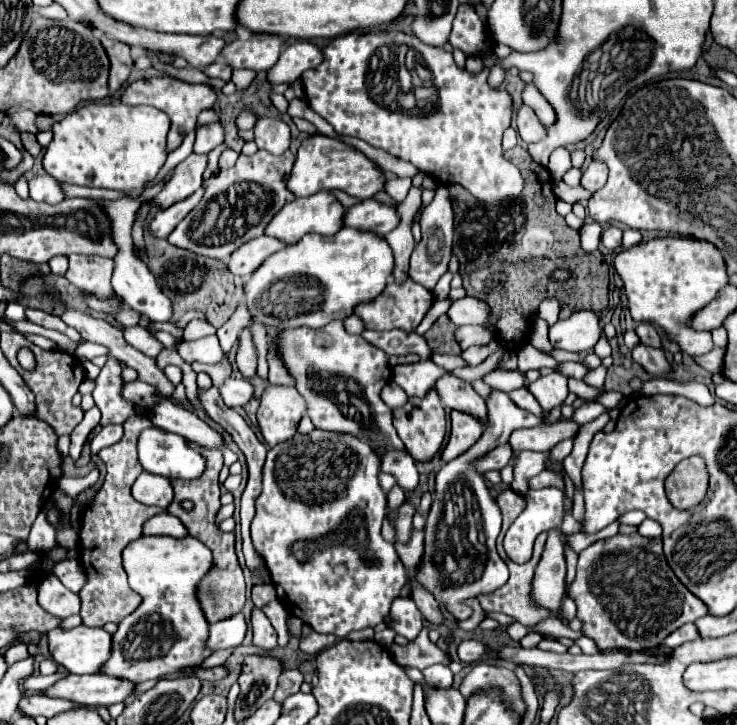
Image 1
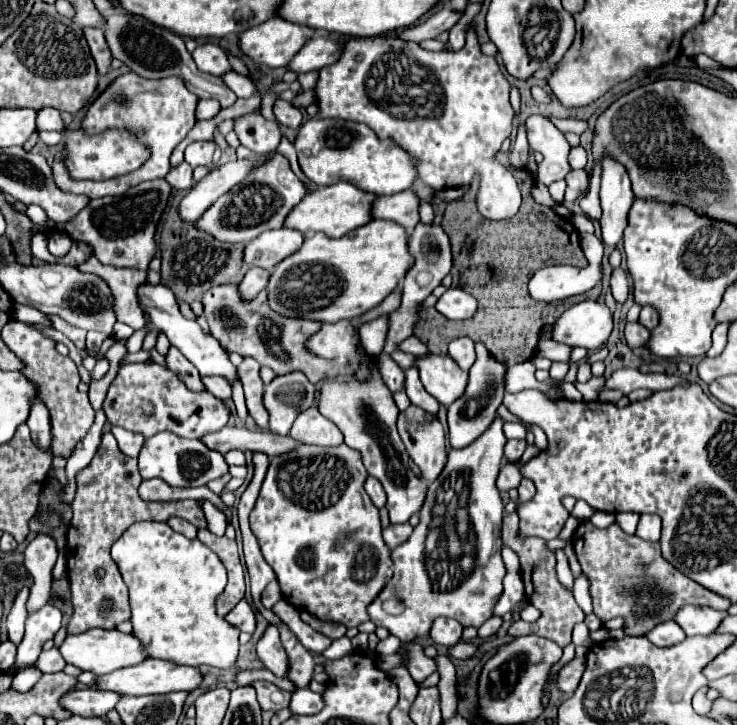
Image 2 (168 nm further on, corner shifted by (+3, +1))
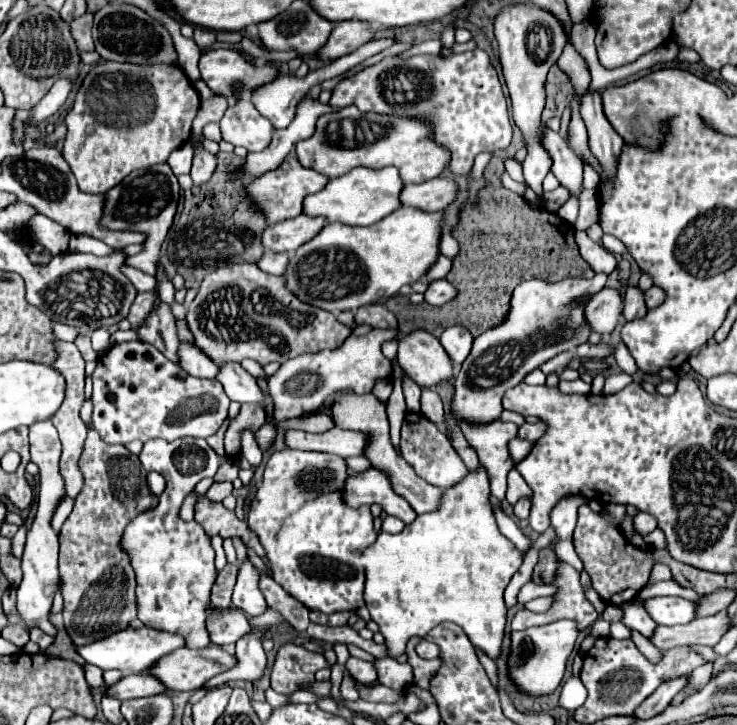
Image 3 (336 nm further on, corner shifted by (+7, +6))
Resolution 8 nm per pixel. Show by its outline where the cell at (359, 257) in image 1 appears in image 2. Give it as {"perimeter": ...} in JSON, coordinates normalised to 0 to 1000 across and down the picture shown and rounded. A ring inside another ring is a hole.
{"perimeter":[[[506,302],[495,313],[476,319],[463,330],[446,330],[444,324],[430,321],[425,327],[417,327],[411,341],[400,352],[392,352],[370,371],[362,393],[365,421],[370,429],[389,437],[414,437],[438,446],[457,446],[463,440],[476,443],[512,423],[528,404],[533,404],[550,385],[555,366],[560,366],[560,354],[555,349],[555,324],[550,313],[533,305]]]}

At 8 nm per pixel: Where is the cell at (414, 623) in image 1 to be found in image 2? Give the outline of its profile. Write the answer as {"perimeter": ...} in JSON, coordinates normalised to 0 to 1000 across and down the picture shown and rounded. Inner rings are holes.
{"perimeter":[[[550,887],[547,890],[555,901],[555,926],[558,926],[558,934],[560,939],[577,939],[585,928],[593,926],[593,914],[588,909],[579,909],[574,903],[574,892],[566,890],[566,887]]]}

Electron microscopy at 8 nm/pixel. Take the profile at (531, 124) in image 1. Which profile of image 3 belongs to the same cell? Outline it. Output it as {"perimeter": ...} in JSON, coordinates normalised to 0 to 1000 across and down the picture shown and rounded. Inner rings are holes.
{"perimeter":[[[739,177],[734,185],[734,201],[750,221],[748,237],[753,240],[753,246],[761,251],[761,257],[775,262],[777,270],[783,270],[791,259],[788,218],[777,207],[772,207],[772,199],[756,182],[745,177]]]}

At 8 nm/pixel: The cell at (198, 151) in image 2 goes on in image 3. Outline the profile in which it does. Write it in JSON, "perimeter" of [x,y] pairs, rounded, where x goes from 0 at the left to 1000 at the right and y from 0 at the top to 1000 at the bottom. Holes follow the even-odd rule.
{"perimeter":[[[273,199],[262,201],[262,229],[259,229],[259,246],[265,254],[281,251],[292,237],[292,215],[281,210]]]}

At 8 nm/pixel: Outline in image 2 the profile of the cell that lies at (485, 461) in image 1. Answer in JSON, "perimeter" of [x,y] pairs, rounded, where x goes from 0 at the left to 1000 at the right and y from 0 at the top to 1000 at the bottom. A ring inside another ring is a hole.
{"perimeter":[[[712,606],[688,608],[688,614],[685,614],[685,630],[691,636],[704,636],[707,628],[710,628],[710,622],[712,622],[712,617],[715,617],[715,608]]]}

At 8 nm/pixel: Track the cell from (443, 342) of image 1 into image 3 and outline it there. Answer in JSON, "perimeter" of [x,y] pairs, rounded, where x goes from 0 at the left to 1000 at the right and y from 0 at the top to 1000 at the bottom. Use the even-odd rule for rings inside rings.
{"perimeter":[[[677,208],[659,229],[657,259],[650,262],[646,281],[631,281],[623,292],[623,306],[615,314],[615,326],[623,334],[623,350],[615,356],[609,389],[620,397],[620,411],[609,422],[588,425],[574,419],[560,422],[547,408],[533,408],[522,419],[539,436],[544,461],[560,455],[579,455],[588,463],[598,463],[607,450],[631,450],[642,466],[658,455],[685,444],[691,433],[691,417],[696,397],[715,383],[761,386],[767,381],[802,383],[802,367],[788,356],[780,323],[772,306],[739,287],[718,284],[708,270],[684,259],[680,243],[685,236],[682,212]],[[574,425],[574,428],[569,428]]]}

